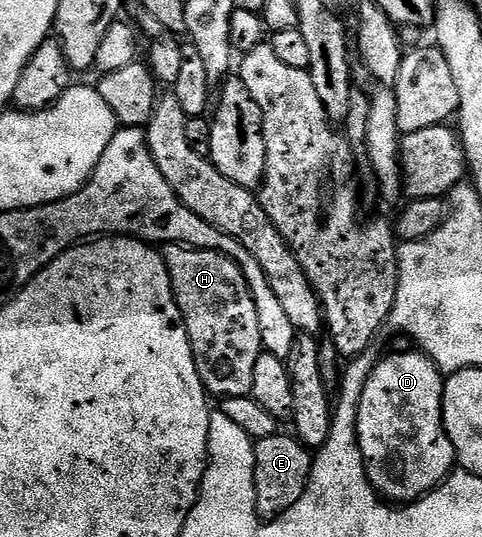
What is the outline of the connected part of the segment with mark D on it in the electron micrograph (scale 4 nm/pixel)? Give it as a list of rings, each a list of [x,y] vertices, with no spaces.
[[[392,352],[389,353],[389,355],[389,358],[381,357],[379,361],[377,361],[376,365],[372,367],[372,375],[366,380],[366,388],[362,392],[362,400],[356,413],[356,439],[360,445],[360,455],[364,461],[364,471],[368,477],[368,482],[376,489],[376,493],[389,503],[407,504],[424,497],[425,494],[436,489],[449,474],[453,473],[454,467],[457,465],[457,460],[454,448],[448,439],[448,434],[444,431],[445,375],[428,359],[428,355],[423,352]]]

